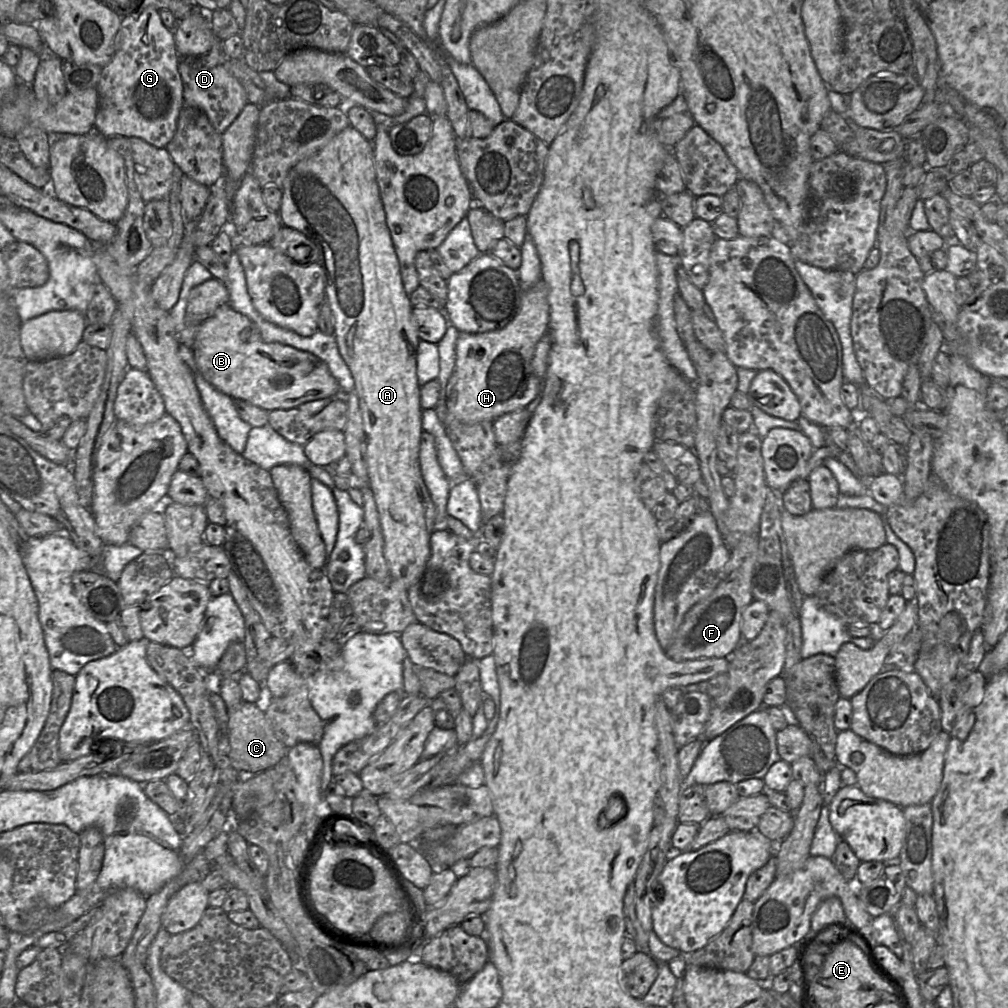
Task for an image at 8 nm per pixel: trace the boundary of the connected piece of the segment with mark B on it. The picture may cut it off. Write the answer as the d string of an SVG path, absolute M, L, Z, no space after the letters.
M229 304L220 306L211 317L197 325L192 351L197 369L206 381L232 399L244 400L266 411L296 408L305 402L333 396L341 390L323 360L292 346L265 342L256 325Z

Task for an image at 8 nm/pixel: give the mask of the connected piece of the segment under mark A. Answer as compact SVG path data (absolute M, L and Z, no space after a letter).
M351 126L346 127L317 153L303 159L293 166L287 173L281 185L281 192L282 199L278 215L282 224L285 227L289 227L303 233L317 245L320 252L318 263L322 264L326 271L327 282L325 286L325 300L330 306L333 317L333 335L335 336L339 352L352 374L354 380L354 391L359 400L363 428L366 435L366 464L369 485L372 489L379 513L384 537L384 557L387 561L391 577L401 581L404 587L408 589L422 573L430 557L430 537L432 532L435 530L436 508L424 483L419 463L420 438L423 429L422 409L420 406L421 387L417 378L416 356L420 338L417 335L416 328L412 320L413 305L409 299L409 295L406 294L404 290L400 276L399 262L386 224L385 212L376 181L372 141L365 139Z

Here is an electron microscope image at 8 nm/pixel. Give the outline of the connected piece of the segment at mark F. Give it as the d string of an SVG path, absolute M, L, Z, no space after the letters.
M758 534L741 537L739 543L731 550L723 579L708 597L694 604L685 614L669 648L665 651L668 658L675 662L702 658L728 659L743 641L740 630L741 619L744 609L754 600L751 580L758 542Z

